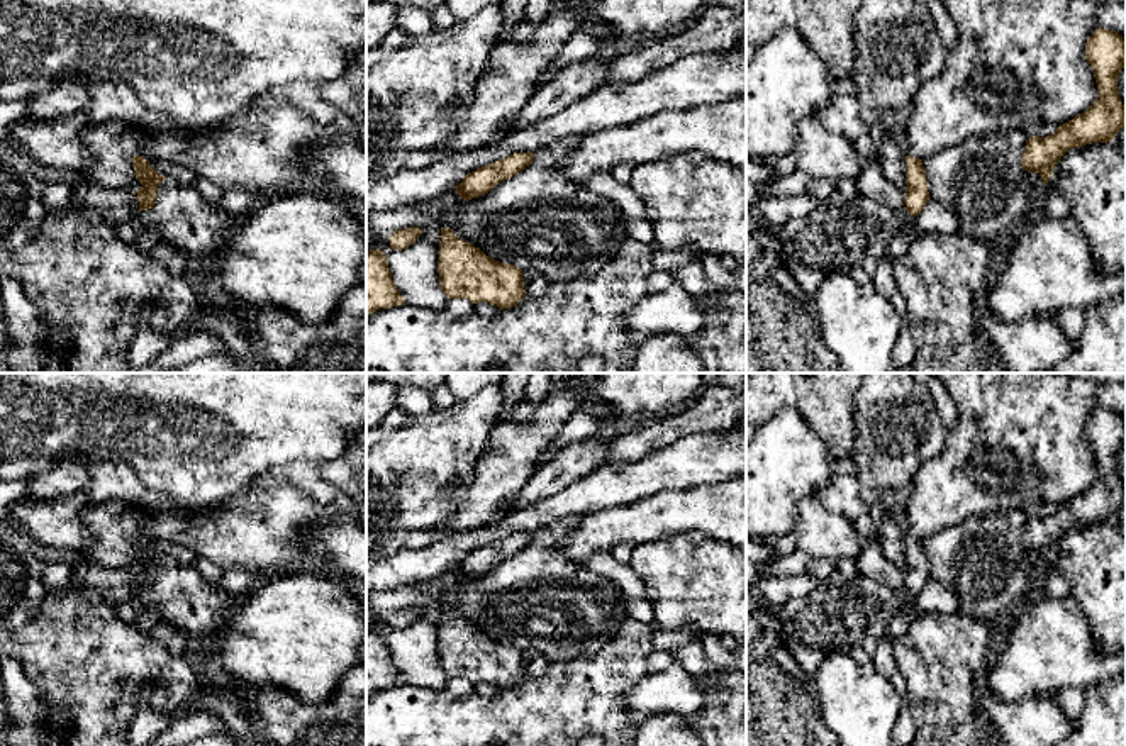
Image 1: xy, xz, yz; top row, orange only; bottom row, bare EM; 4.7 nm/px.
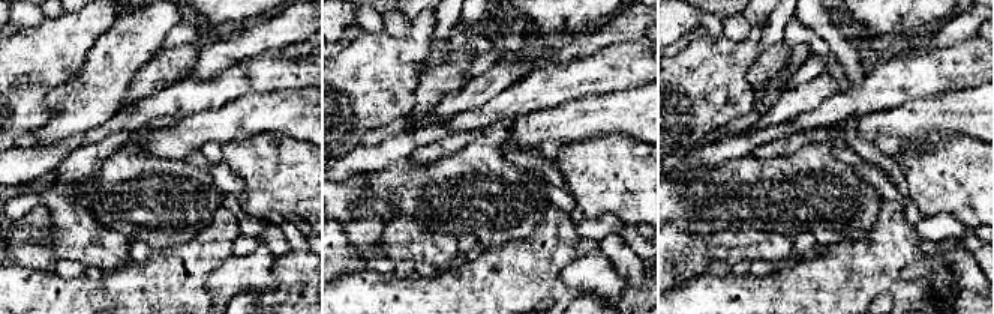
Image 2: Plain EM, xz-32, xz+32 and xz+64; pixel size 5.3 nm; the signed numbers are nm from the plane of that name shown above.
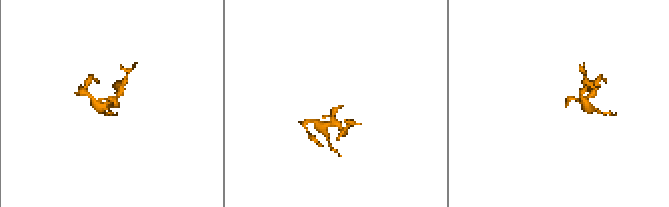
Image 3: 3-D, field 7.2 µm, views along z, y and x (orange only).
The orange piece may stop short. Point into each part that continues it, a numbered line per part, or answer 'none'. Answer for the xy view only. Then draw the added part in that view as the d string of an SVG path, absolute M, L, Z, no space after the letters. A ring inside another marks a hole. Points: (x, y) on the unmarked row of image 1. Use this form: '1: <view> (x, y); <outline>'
1: xy (183, 599); M166 558L158 566L153 588L139 590L142 609L156 610L159 621L180 629L193 644L195 641L214 641L232 617L236 600L220 585L209 583L192 565Z

